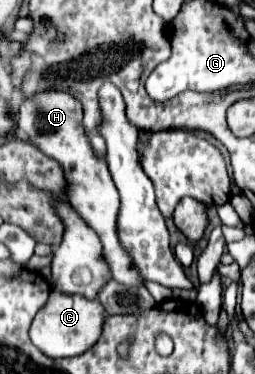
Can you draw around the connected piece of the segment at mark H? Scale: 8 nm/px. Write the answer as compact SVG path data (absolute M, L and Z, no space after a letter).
M60 91L42 95L42 99L26 99L22 101L22 107L18 113L18 127L28 133L30 141L38 145L40 151L50 155L52 159L58 159L58 163L62 163L62 169L66 171L66 179L70 179L70 185L72 185L70 205L80 215L80 219L84 219L84 223L90 229L94 229L96 235L100 237L102 257L108 263L112 279L126 287L144 285L144 277L140 275L130 253L126 251L126 247L120 243L120 237L118 237L118 223L116 223L118 209L120 209L118 189L112 181L106 161L94 157L86 131L82 131L82 125L78 123L78 103L74 103L70 95Z

